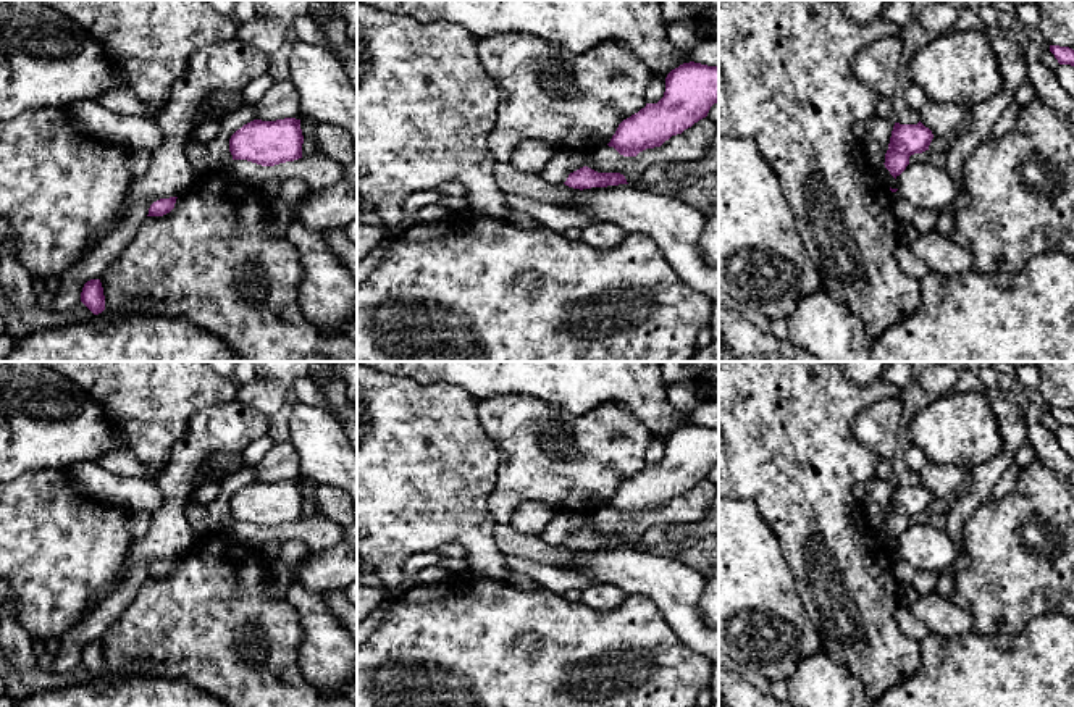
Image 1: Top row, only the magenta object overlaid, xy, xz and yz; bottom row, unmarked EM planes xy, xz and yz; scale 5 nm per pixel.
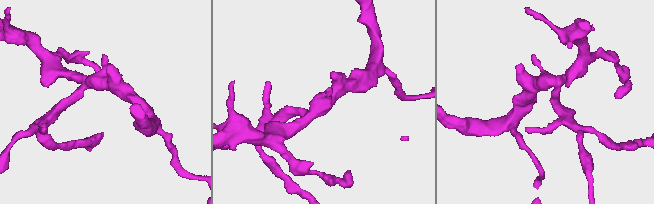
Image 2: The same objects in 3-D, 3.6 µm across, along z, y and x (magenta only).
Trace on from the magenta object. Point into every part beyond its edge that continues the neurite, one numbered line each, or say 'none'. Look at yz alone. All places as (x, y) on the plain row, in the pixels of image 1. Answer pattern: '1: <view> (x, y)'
none

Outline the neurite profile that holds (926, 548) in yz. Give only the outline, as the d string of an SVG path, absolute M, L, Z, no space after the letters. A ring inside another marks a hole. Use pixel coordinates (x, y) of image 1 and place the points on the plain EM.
M930 523L909 525L896 542L898 554L916 570L940 573L959 555L948 533Z

